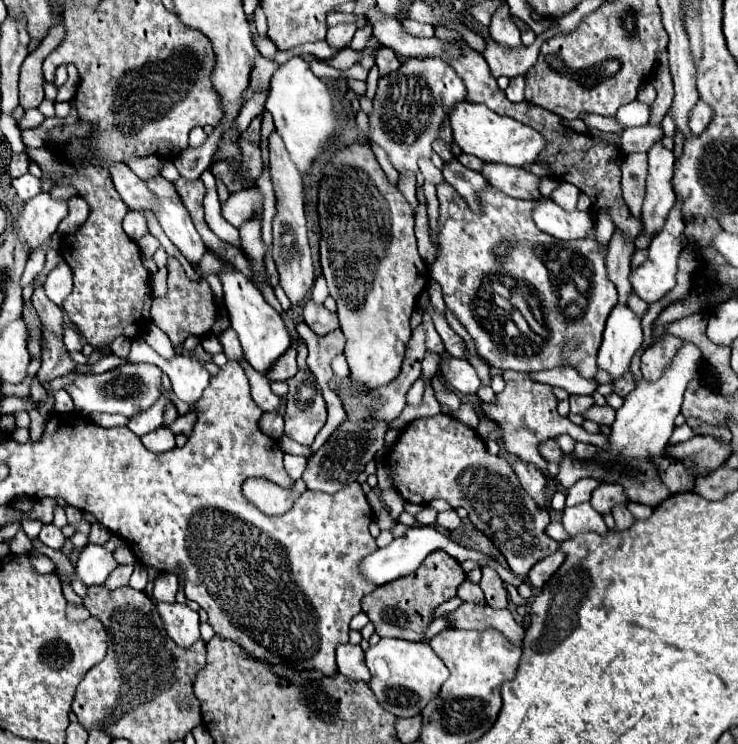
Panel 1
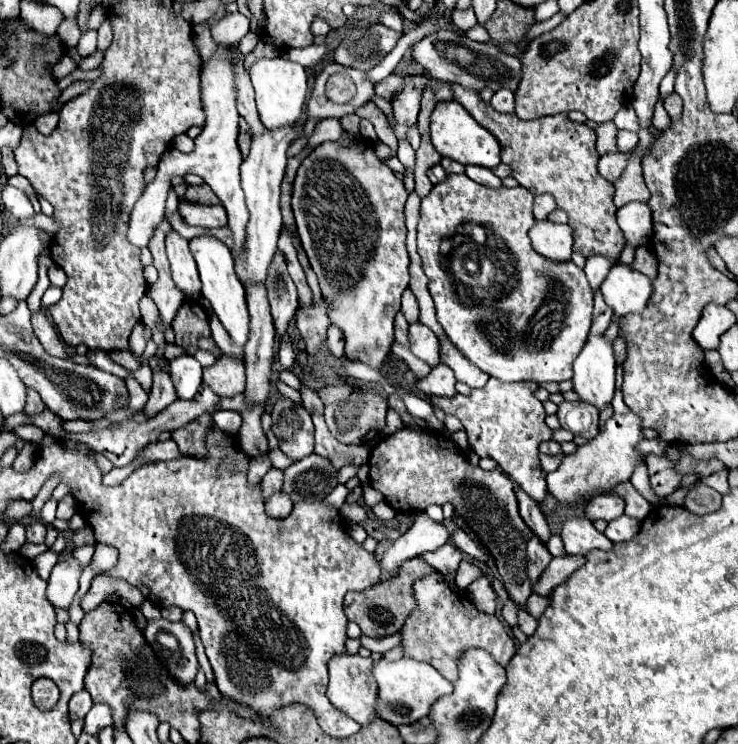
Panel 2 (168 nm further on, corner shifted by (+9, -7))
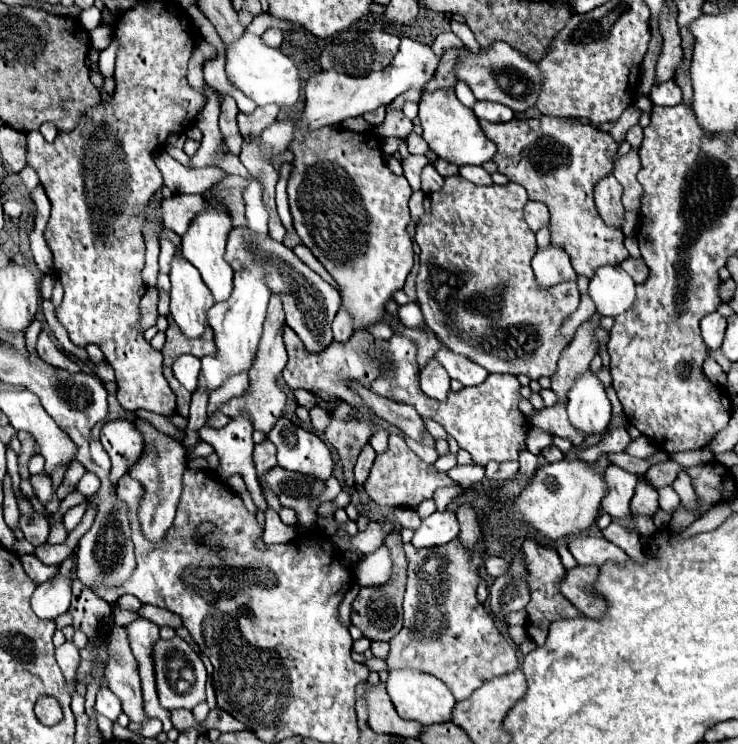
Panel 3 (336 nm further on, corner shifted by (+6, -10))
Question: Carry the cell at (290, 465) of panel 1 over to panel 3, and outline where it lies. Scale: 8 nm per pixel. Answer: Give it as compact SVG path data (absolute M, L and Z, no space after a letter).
M267 506L267 510L265 510L265 542L277 544L277 542L289 542L295 538L297 538L297 528L283 524L279 514Z

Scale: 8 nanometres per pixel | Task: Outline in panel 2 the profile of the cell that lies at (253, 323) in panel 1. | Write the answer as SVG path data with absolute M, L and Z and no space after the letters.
M200 235L200 237L190 239L190 253L194 255L194 261L196 261L198 271L200 271L202 295L210 301L214 313L218 315L220 323L230 333L234 343L238 347L244 347L248 333L250 333L250 325L248 325L250 317L248 317L248 307L246 307L246 293L244 293L244 287L234 273L234 259L232 259L230 249L214 235Z

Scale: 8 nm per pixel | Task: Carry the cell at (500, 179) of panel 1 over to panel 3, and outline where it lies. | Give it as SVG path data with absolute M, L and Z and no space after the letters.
M461 166L459 174L467 180L471 180L473 184L479 184L479 186L491 186L493 184L491 176L481 166Z

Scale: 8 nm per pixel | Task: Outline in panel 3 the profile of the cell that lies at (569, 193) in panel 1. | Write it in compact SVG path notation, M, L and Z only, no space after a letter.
M529 202L525 206L525 220L533 232L537 232L541 226L549 222L549 210L543 202Z

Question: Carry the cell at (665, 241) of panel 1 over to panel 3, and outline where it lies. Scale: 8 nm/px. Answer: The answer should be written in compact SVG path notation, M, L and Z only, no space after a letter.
M601 266L589 282L589 296L593 298L601 316L619 316L627 312L635 298L637 284L621 266Z

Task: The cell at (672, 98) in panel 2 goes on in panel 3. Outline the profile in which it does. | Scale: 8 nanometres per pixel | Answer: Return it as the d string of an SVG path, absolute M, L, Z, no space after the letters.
M669 80L663 84L655 84L649 98L657 106L677 106L683 100L683 92L673 80Z

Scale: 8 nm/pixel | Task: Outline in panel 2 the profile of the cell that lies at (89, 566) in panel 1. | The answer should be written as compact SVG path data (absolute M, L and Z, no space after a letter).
M76 559L70 561L60 561L54 565L50 577L48 577L48 587L46 587L46 599L54 607L68 609L76 591L78 591L78 581L80 581L80 565Z

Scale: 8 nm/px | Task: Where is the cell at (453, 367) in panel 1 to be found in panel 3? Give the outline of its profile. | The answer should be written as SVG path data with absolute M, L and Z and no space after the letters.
M429 360L425 370L421 370L421 390L435 400L447 400L449 394L449 374L441 364L435 364L435 360Z

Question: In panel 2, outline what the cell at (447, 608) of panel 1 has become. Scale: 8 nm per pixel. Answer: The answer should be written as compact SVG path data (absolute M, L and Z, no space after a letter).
M392 635L392 637L386 637L386 639L370 639L370 637L360 637L362 641L362 647L370 649L370 651L378 651L378 653L386 653L388 649L392 647L398 647L400 645L400 635Z

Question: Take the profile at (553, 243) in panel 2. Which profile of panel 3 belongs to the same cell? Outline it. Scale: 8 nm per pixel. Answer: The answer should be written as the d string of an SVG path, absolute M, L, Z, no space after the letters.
M555 244L537 248L537 254L533 256L533 272L537 276L537 282L543 284L543 288L577 278L567 252Z

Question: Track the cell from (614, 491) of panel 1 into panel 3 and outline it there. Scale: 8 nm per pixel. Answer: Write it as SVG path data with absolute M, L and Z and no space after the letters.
M609 466L607 468L607 484L609 484L609 496L601 502L601 508L611 516L611 518L629 518L631 516L631 498L635 494L637 486L637 476L631 472L625 472L619 466Z

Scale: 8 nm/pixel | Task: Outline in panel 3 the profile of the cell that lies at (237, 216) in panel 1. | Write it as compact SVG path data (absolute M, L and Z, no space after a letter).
M175 194L169 200L161 202L157 218L175 234L183 236L193 218L205 210L205 200L201 194Z

